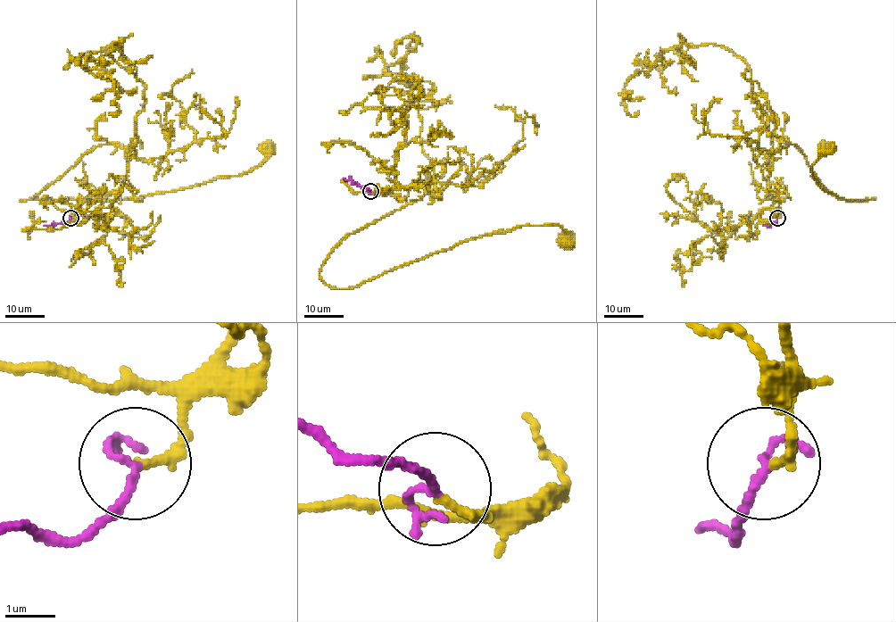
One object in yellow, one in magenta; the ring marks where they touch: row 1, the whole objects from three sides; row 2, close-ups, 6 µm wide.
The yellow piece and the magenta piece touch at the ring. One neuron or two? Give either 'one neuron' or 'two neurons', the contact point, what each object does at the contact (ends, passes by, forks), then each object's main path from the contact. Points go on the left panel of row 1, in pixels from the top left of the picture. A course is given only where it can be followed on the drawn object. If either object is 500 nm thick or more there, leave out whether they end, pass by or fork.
one neuron; place (70, 218); yellow ends; magenta passes by; course yellow (70, 218), (124, 181), (128, 151), (95, 146), (20, 201), (203, 184), (257, 168), (266, 147); course magenta (70, 218), (66, 224), (44, 225)

